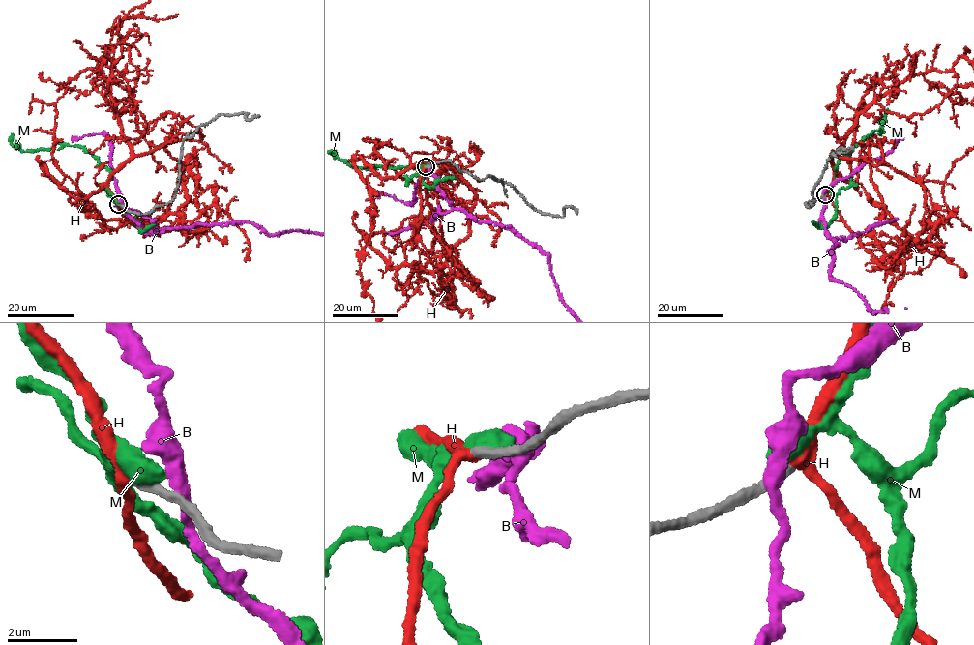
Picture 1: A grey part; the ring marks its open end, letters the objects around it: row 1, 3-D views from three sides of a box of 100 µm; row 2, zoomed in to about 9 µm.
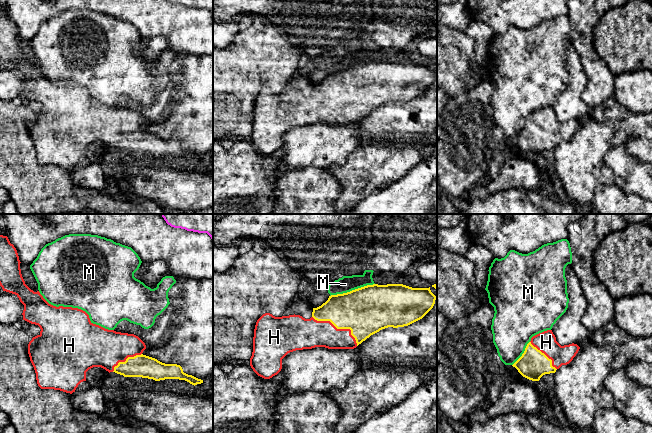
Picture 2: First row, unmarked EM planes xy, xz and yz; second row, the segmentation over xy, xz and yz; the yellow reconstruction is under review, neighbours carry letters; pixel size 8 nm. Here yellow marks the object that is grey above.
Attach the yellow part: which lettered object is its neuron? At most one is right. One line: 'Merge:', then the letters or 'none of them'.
Merge: H

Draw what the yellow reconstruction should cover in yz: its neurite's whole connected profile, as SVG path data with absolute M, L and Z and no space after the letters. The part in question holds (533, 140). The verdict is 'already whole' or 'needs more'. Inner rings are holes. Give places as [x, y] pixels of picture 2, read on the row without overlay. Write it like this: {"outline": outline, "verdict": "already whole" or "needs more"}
{"outline": "M552 106L531 114L522 132L512 141L525 154L539 157L545 150L555 149L562 141L569 140L578 129L577 120L561 122Z", "verdict": "needs more"}

